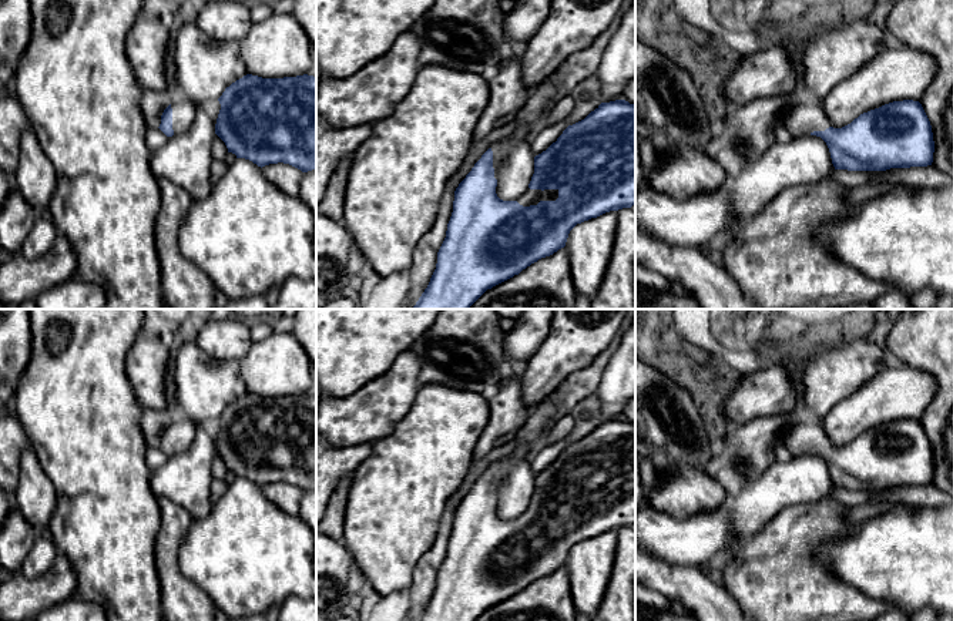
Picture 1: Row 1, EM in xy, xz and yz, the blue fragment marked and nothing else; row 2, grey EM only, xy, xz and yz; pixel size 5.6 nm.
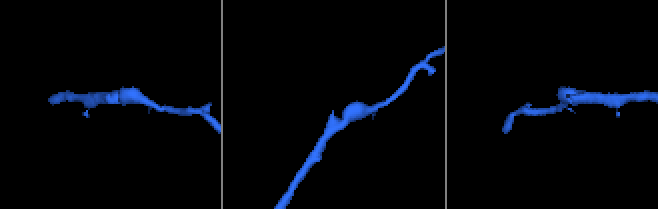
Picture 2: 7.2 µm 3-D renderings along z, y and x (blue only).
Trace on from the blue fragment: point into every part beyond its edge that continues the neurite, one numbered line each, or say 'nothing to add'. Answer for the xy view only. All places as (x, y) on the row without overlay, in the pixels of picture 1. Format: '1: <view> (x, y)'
1: xy (183, 429)

